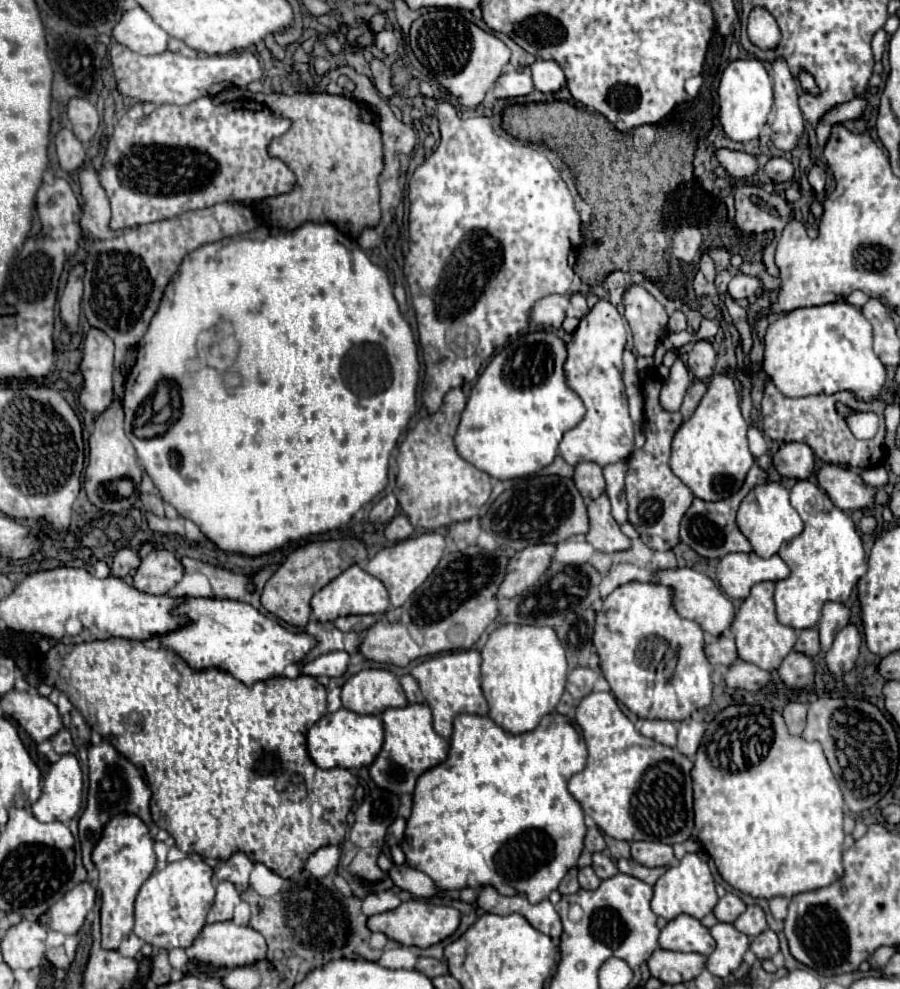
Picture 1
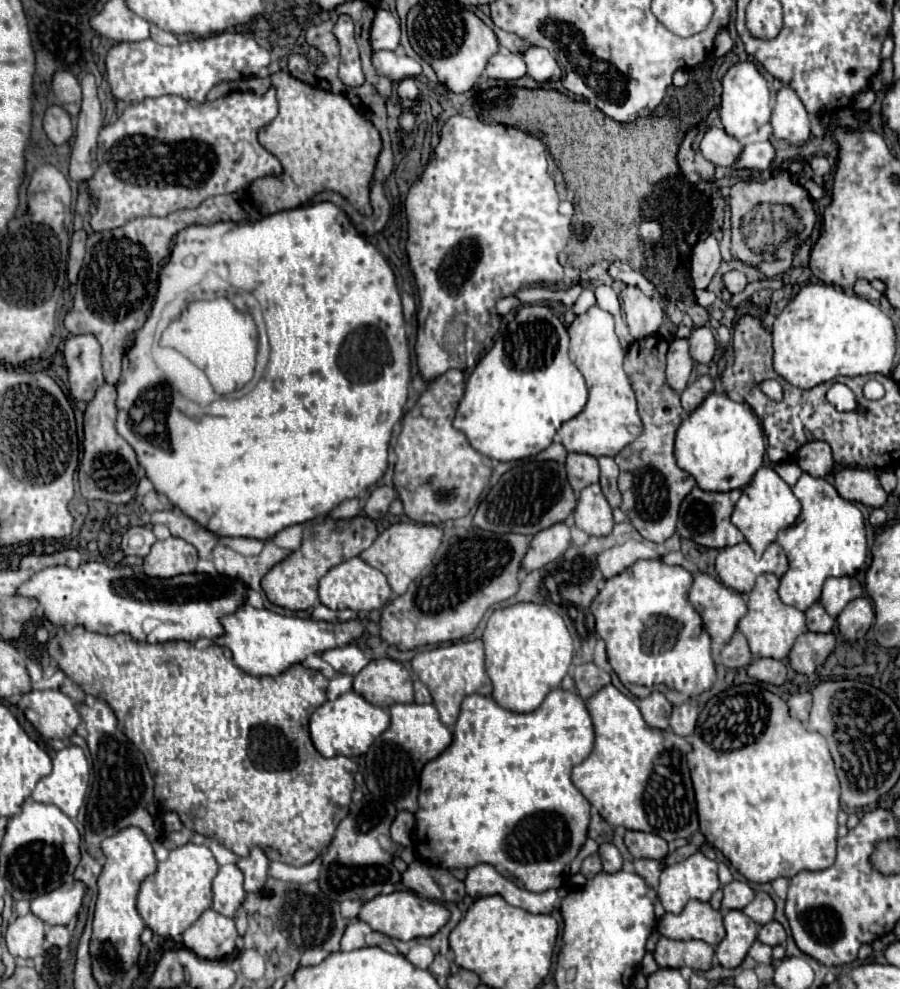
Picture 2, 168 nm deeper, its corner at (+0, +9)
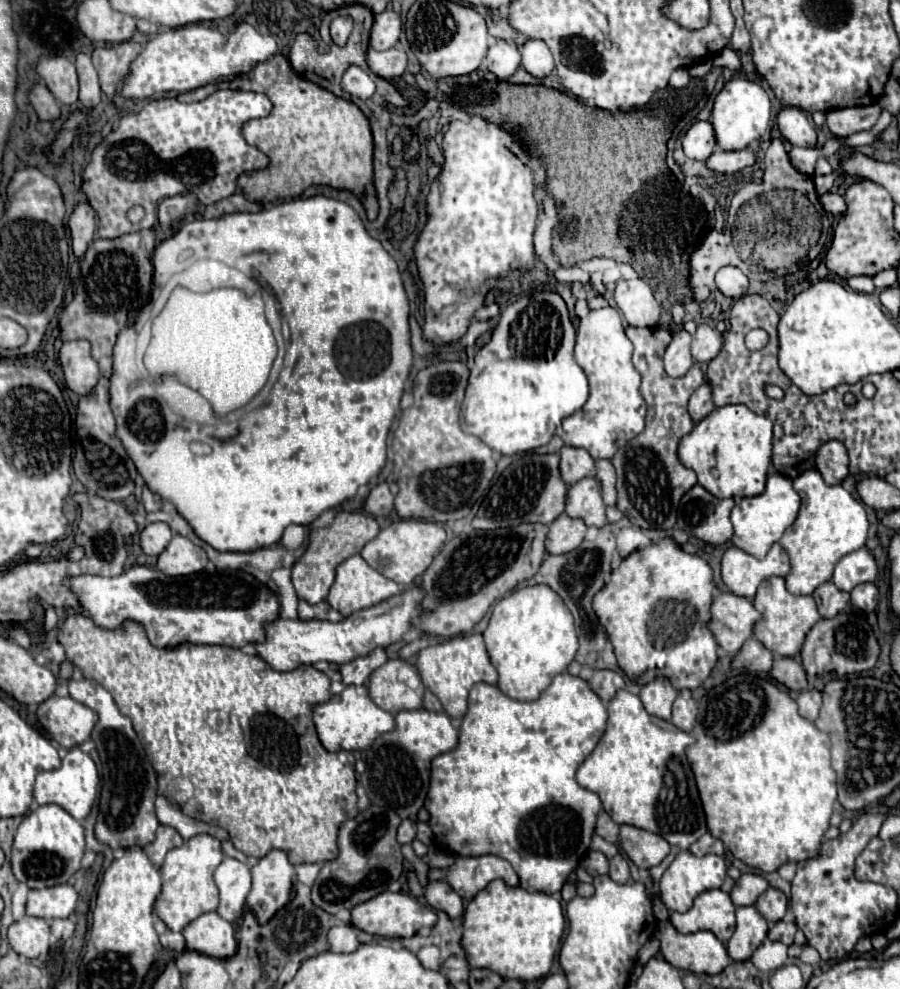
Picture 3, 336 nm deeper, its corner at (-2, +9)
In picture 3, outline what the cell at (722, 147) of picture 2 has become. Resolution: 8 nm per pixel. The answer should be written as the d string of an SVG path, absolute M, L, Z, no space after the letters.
M696 121L684 135L682 135L682 149L686 157L704 161L716 149L714 129L708 121Z

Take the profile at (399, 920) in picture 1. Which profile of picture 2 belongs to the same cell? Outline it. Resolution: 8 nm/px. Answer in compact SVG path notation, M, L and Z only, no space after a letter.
M394 891L390 895L376 895L376 899L364 903L358 913L358 919L368 923L374 931L380 931L392 939L410 941L418 937L430 937L440 931L448 923L450 911L442 903L424 899L412 891Z

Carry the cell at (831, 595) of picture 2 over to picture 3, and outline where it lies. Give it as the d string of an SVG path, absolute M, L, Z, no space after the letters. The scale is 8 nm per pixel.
M862 547L858 551L852 551L850 555L844 555L836 569L832 581L842 591L852 591L858 583L874 581L878 575L878 567L874 561L874 555L868 547Z

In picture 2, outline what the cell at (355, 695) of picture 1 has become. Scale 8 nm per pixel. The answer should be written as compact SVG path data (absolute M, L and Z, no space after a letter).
M392 659L370 661L358 675L354 675L354 691L372 705L388 709L394 703L412 703L412 675Z

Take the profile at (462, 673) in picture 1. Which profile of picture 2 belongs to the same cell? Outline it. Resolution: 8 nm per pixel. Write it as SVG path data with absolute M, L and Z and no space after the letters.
M480 639L474 641L458 641L450 645L442 645L430 651L420 651L410 661L414 675L428 687L434 707L440 713L440 721L446 727L452 727L460 713L460 703L468 695L490 695L492 683L484 671L484 645Z

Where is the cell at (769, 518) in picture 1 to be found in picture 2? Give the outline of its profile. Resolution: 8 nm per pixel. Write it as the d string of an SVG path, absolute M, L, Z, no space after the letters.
M760 467L752 483L742 491L742 497L738 499L732 513L732 523L744 533L754 553L762 555L764 549L776 541L778 531L790 527L798 519L798 515L800 515L800 501L794 497L792 489L780 479L776 471L772 471L770 467Z

